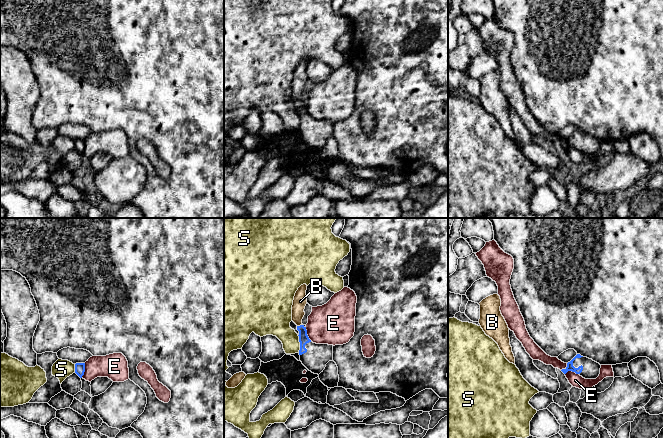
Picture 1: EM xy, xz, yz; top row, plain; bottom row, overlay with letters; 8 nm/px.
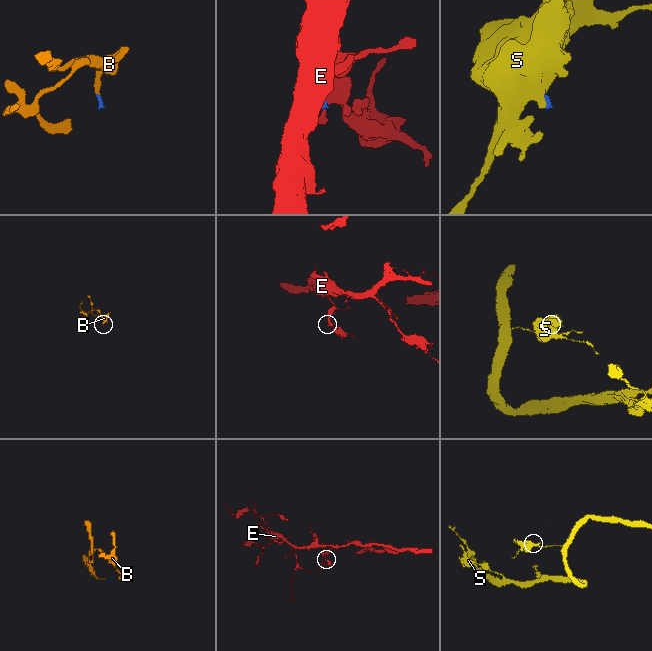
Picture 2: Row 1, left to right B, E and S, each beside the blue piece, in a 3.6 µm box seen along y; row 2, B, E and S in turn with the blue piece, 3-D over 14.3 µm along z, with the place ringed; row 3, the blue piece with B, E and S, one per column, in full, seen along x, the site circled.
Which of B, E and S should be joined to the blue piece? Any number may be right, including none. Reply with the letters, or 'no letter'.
B

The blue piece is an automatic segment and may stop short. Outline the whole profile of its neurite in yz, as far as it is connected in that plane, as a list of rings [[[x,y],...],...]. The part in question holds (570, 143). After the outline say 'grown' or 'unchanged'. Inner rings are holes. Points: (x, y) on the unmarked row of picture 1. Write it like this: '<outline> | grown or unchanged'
[[[577,130],[567,143],[561,147],[566,150],[568,147],[575,148],[585,155],[596,155],[600,150],[601,141],[592,135]]] | grown

